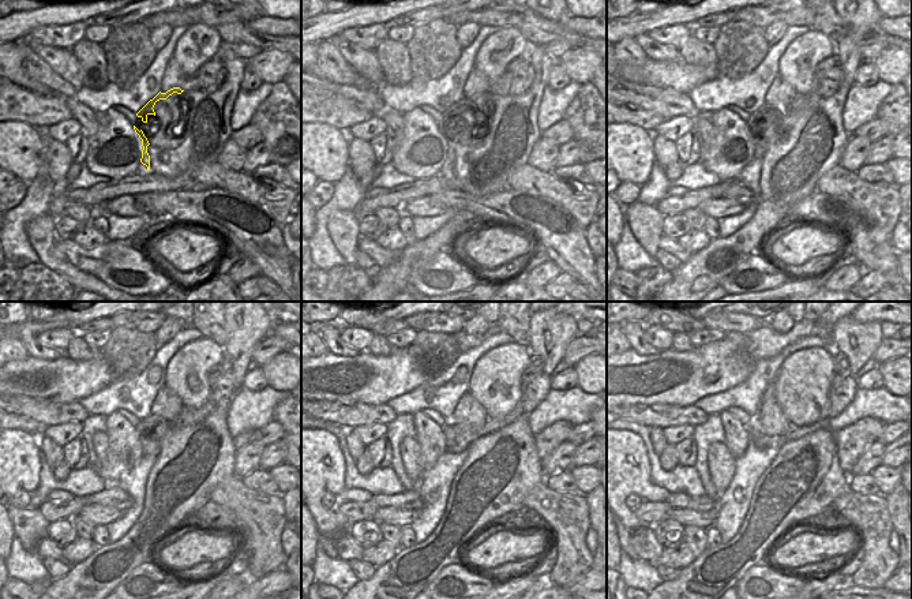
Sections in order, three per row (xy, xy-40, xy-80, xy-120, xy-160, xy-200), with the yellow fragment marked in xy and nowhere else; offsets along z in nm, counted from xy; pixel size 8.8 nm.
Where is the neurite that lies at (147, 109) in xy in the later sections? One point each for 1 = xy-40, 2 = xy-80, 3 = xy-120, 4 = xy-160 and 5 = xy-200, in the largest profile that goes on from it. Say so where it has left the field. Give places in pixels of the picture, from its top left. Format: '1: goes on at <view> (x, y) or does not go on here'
1: goes on at xy-40 (453, 111)
2: goes on at xy-80 (760, 118)
3: goes on at xy-120 (150, 430)
4: goes on at xy-160 (457, 437)
5: goes on at xy-200 (762, 441)

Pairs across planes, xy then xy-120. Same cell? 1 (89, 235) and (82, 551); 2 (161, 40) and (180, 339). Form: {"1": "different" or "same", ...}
{"1": "same", "2": "different"}

